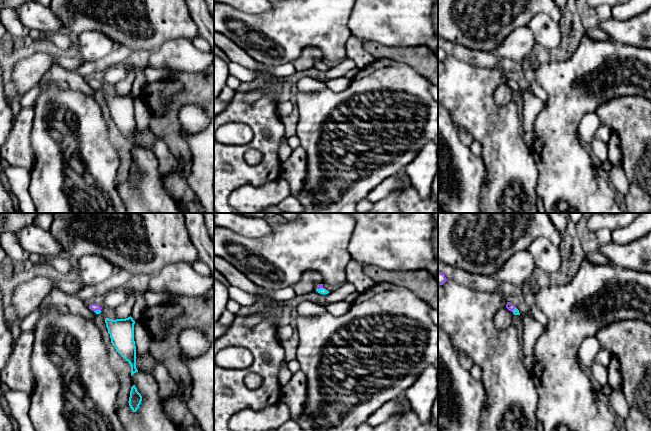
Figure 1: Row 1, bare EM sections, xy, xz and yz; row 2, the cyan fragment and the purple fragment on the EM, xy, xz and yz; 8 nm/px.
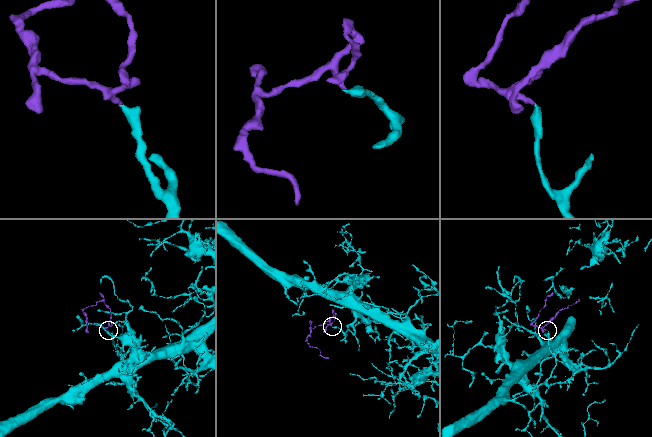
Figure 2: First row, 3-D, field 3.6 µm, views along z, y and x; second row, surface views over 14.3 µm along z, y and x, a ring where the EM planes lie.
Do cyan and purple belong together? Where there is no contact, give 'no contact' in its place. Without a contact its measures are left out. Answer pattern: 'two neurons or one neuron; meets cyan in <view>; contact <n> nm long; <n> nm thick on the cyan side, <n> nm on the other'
one neuron; meets cyan in xy; contact 60 nm long; 30 nm thick on the cyan side, 60 nm on the other

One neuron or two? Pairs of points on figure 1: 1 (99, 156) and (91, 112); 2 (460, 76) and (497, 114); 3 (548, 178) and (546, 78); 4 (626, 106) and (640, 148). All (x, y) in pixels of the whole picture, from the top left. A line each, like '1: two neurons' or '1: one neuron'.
1: one neuron
2: one neuron
3: one neuron
4: one neuron

